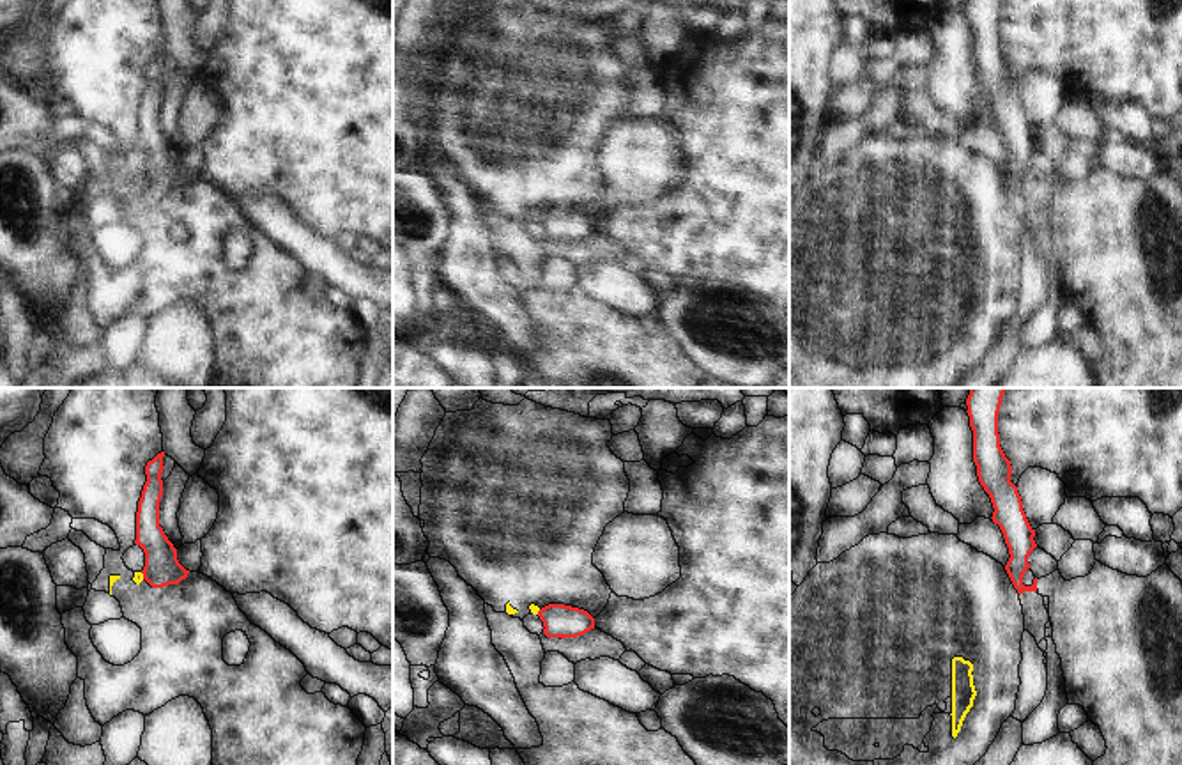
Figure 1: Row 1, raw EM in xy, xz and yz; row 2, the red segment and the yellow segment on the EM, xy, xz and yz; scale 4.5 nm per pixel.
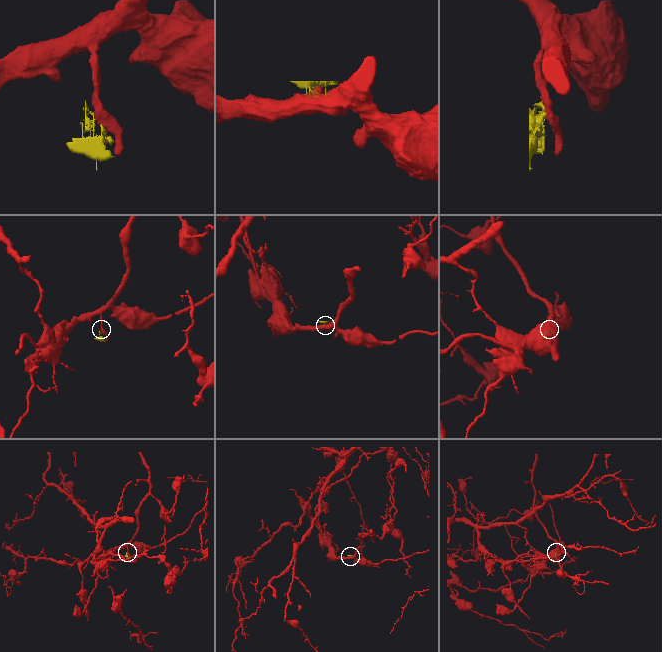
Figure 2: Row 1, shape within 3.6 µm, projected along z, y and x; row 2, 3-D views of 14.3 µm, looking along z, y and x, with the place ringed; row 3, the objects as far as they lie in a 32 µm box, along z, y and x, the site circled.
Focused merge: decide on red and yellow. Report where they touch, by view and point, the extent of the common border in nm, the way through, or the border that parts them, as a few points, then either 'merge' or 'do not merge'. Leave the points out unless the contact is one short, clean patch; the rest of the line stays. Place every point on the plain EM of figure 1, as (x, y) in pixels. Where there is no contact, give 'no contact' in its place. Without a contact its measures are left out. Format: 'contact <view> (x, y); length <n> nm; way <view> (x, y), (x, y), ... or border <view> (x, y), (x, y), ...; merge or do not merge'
contact xy (144, 179); length 40 nm; border xy (140, 176), (144, 181); do not merge

